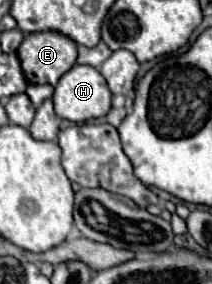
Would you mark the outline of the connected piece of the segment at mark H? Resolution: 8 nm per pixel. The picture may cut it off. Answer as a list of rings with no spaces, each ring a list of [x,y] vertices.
[[[74,65],[66,71],[52,95],[56,115],[74,123],[104,117],[110,111],[110,99],[104,77],[90,65]]]

